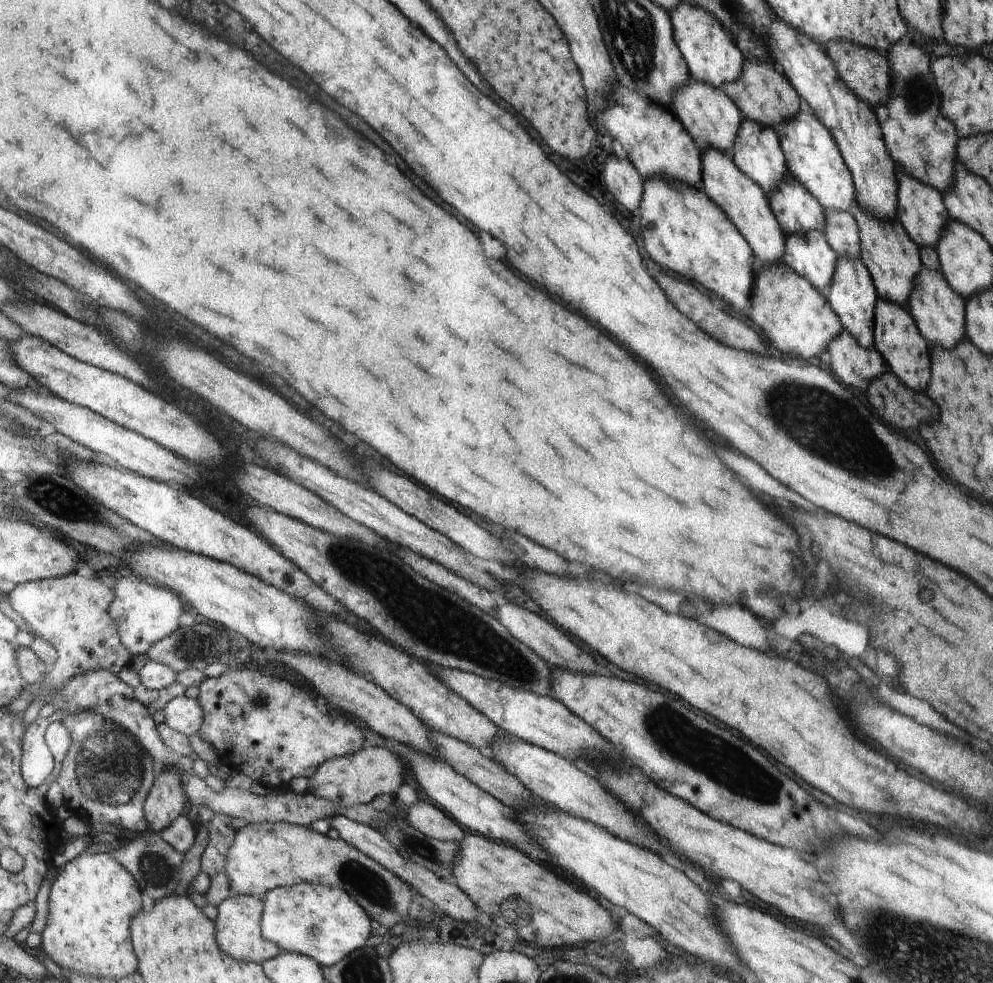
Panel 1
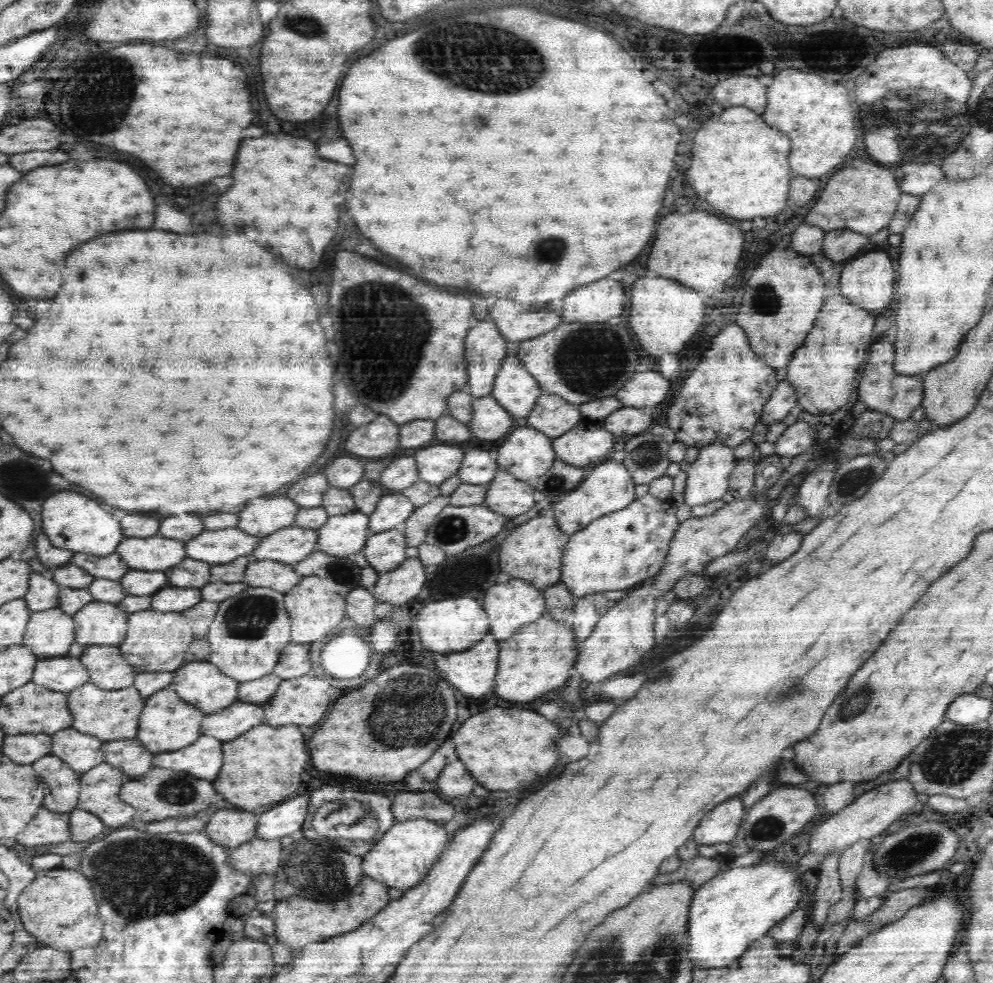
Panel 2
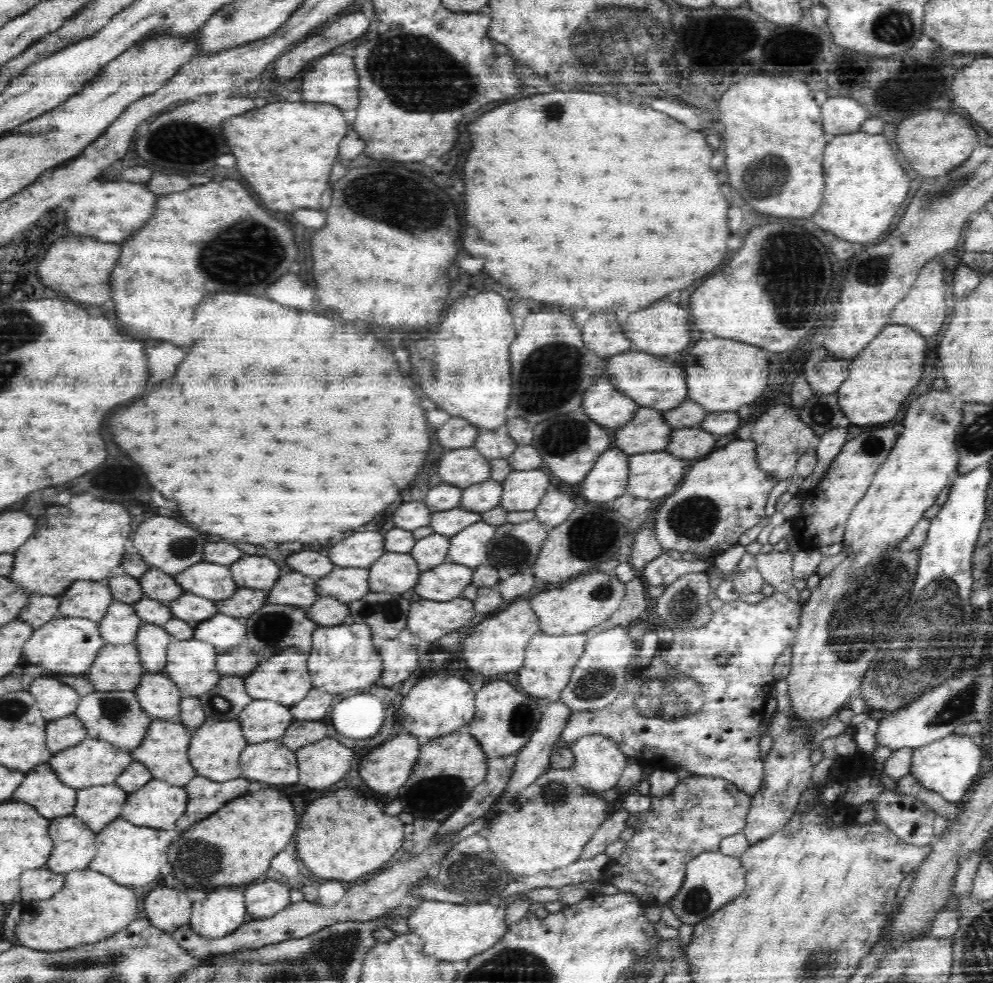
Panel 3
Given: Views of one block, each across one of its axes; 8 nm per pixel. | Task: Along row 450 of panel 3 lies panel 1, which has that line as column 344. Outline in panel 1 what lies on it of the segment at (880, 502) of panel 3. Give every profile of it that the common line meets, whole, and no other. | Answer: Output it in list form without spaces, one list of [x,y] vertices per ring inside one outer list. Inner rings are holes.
[[[300,883],[291,887],[276,887],[263,897],[265,902],[262,918],[262,936],[267,941],[277,944],[281,950],[302,953],[314,957],[322,966],[340,962],[345,956],[362,948],[370,936],[370,918],[356,904],[354,896],[344,889],[323,884]]]

